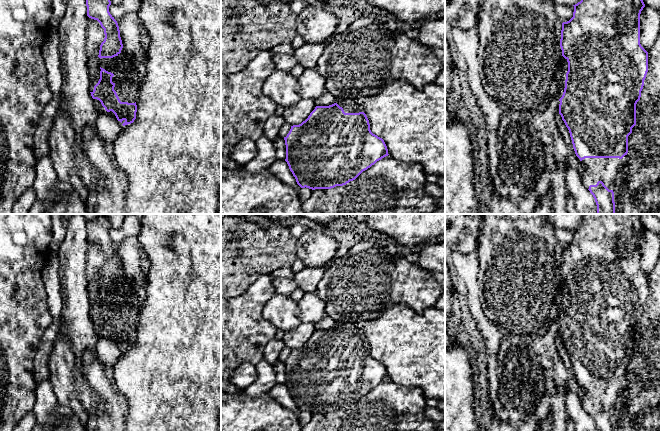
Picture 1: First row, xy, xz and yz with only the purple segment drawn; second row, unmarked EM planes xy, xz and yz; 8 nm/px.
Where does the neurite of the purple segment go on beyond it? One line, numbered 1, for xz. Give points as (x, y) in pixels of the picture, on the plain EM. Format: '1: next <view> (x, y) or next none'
1: next none

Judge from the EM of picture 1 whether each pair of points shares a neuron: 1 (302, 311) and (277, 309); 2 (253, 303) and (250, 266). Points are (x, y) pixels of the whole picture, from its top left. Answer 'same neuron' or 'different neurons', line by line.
1: different neurons
2: different neurons

